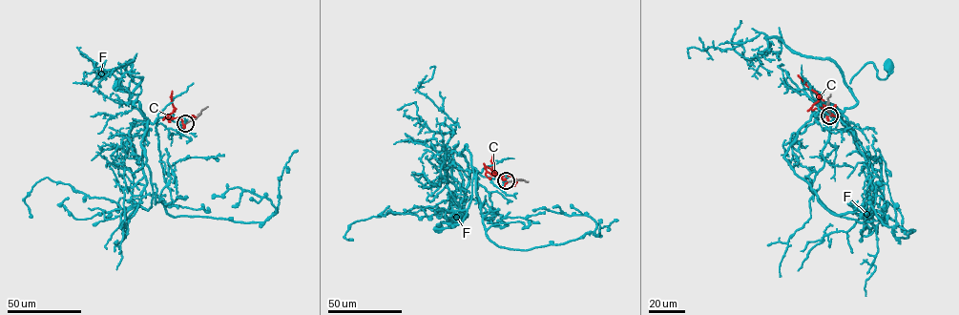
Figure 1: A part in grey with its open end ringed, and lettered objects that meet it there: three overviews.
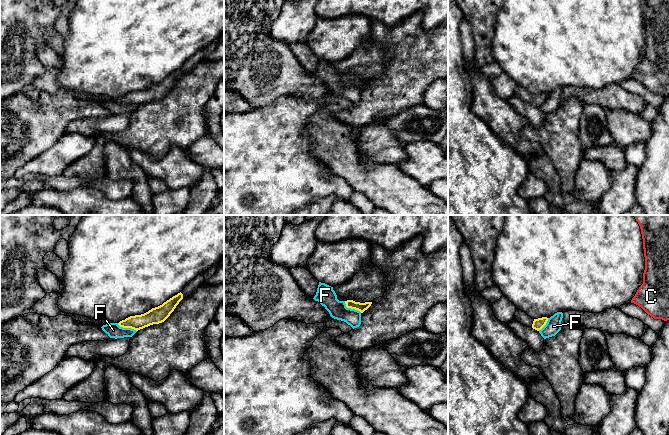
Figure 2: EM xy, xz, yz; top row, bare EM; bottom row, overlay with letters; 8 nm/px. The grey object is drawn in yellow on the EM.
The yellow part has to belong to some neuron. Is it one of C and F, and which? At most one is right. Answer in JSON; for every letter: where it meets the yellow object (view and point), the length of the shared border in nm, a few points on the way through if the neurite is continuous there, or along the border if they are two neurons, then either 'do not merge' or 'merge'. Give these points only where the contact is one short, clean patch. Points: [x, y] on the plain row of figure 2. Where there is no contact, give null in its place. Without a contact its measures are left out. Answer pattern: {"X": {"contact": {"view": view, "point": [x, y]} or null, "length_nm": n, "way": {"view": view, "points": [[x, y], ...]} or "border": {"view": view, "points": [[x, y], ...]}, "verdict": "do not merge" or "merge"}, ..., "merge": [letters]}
{"C": {"contact": null, "verdict": "do not merge"}, "F": {"contact": {"view": "xz", "point": [351, 84]}, "length_nm": 170, "border": {"view": "xz", "points": [[344, 77], [347, 83], [361, 88]]}, "verdict": "do not merge"}, "merge": []}

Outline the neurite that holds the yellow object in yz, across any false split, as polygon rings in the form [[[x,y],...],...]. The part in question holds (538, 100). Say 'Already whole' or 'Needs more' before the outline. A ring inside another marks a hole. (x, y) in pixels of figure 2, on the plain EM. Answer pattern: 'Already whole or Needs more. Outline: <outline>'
Needs more. Outline: [[[519,85],[516,86],[514,90],[514,95],[527,103],[532,103],[533,105],[537,107],[541,106],[548,97],[547,93],[532,95],[524,87]]]

